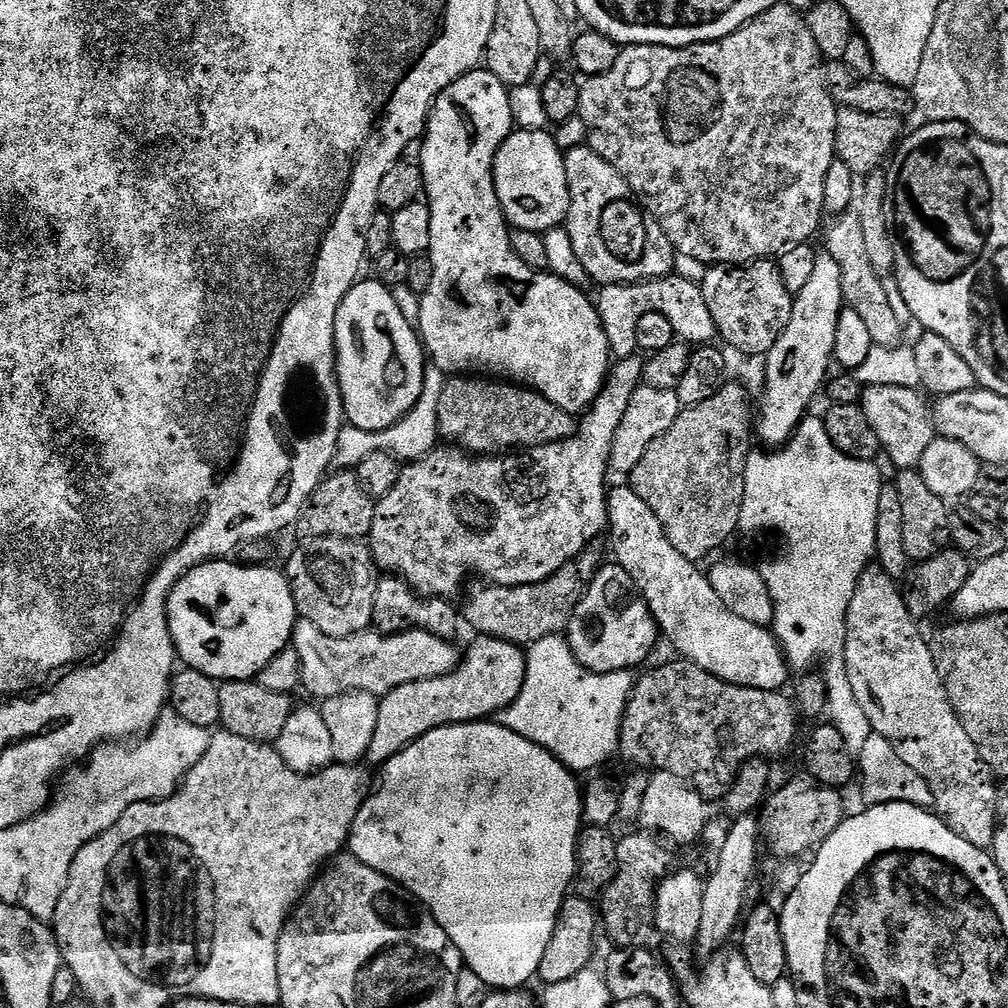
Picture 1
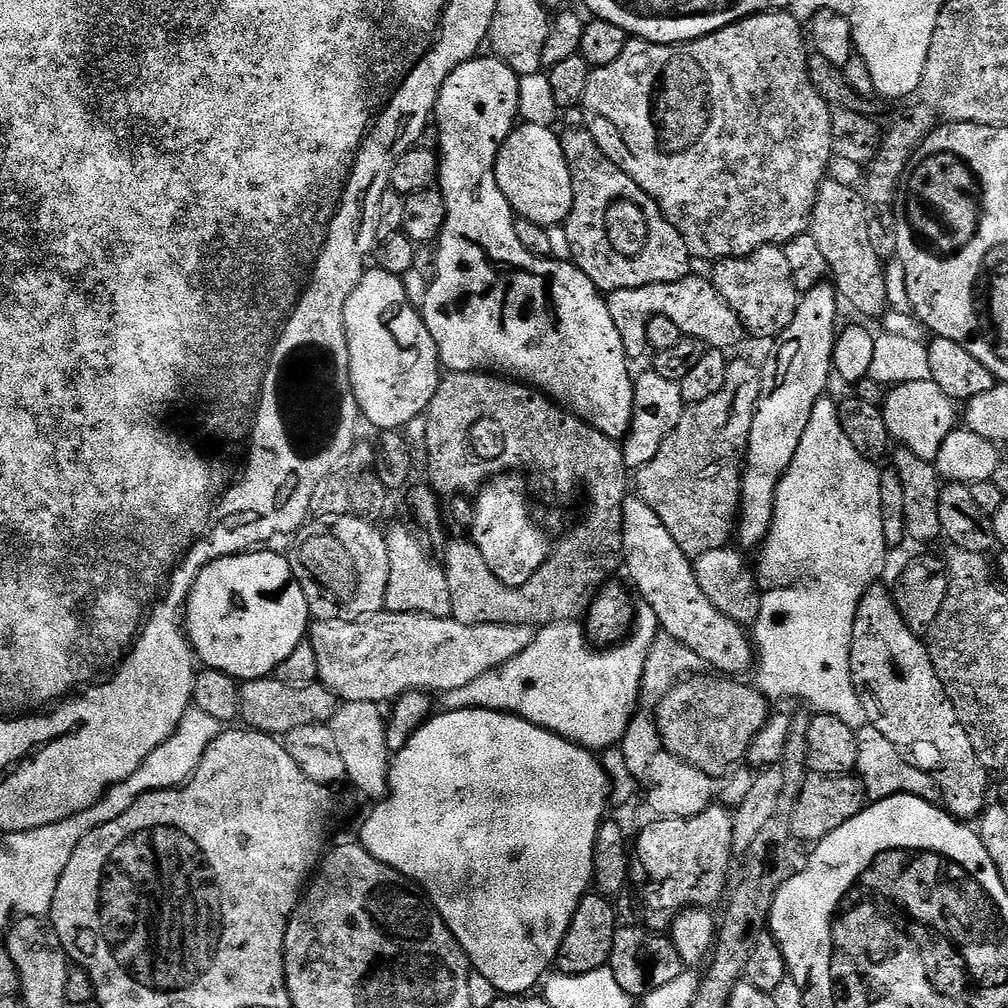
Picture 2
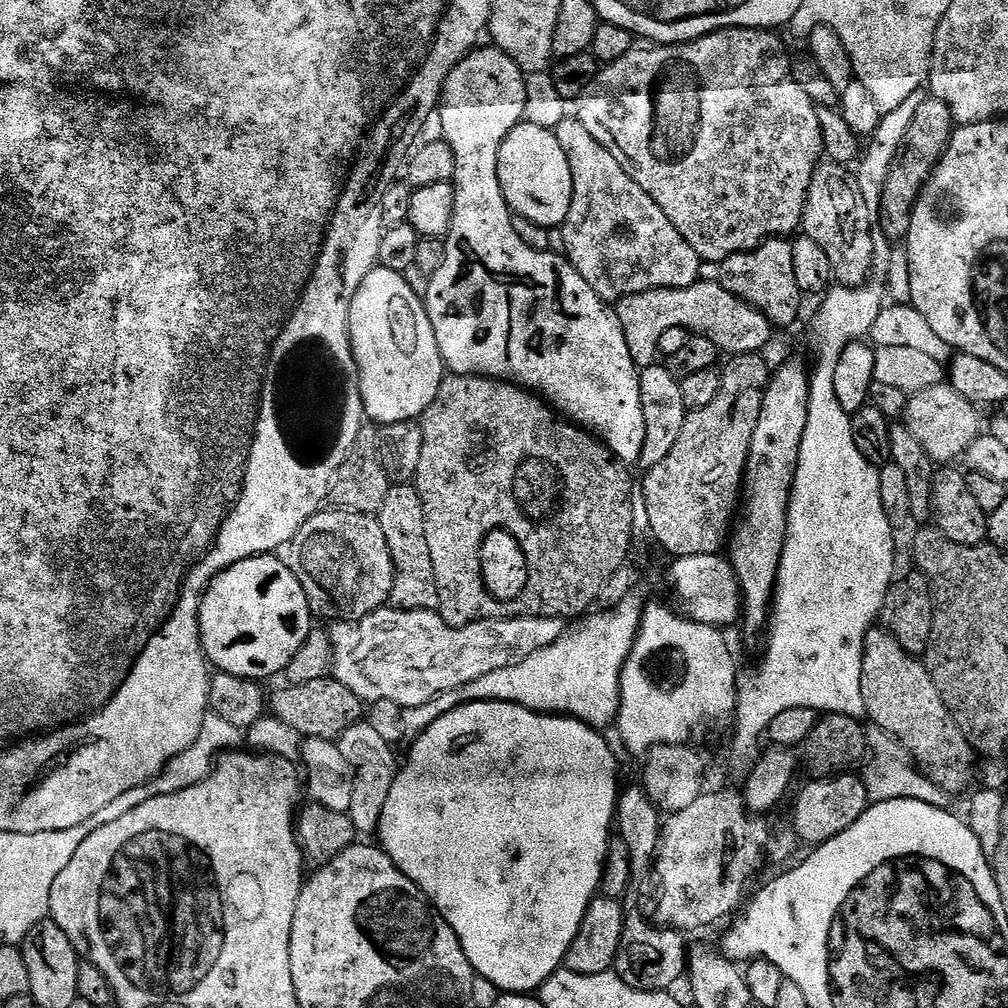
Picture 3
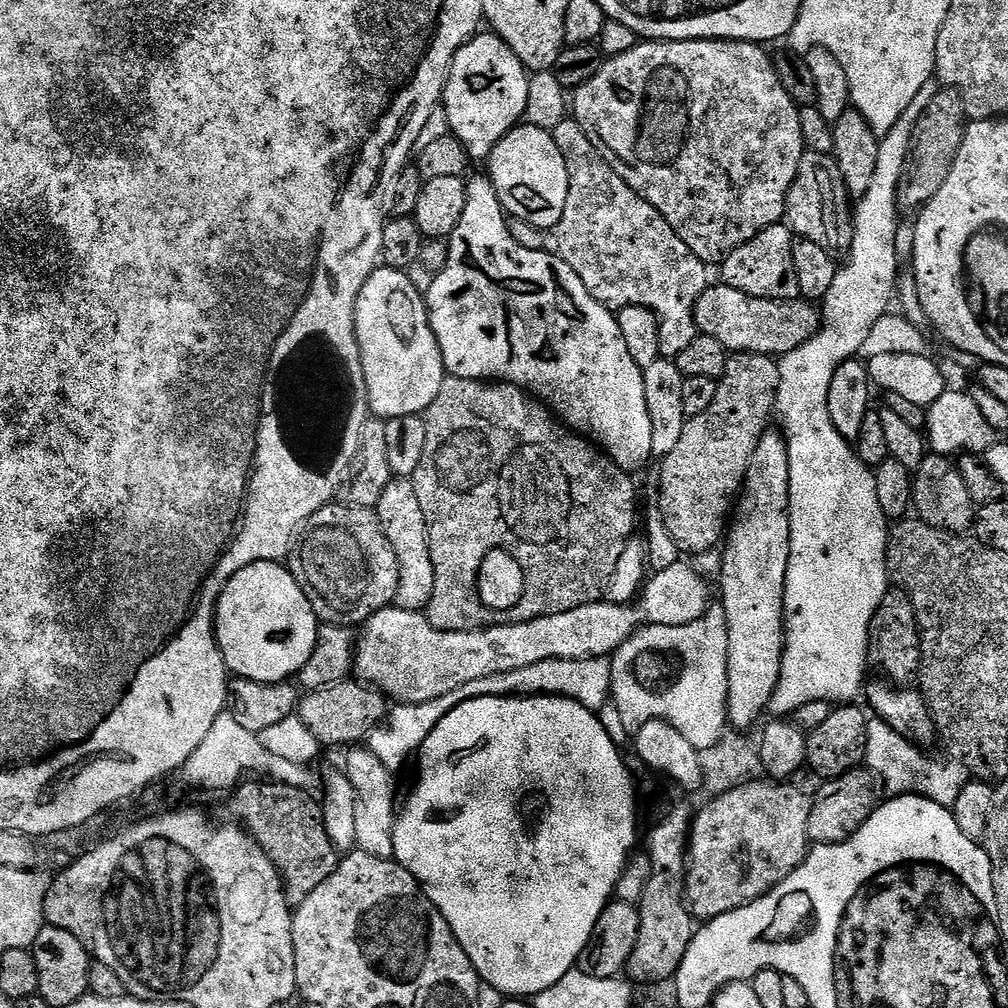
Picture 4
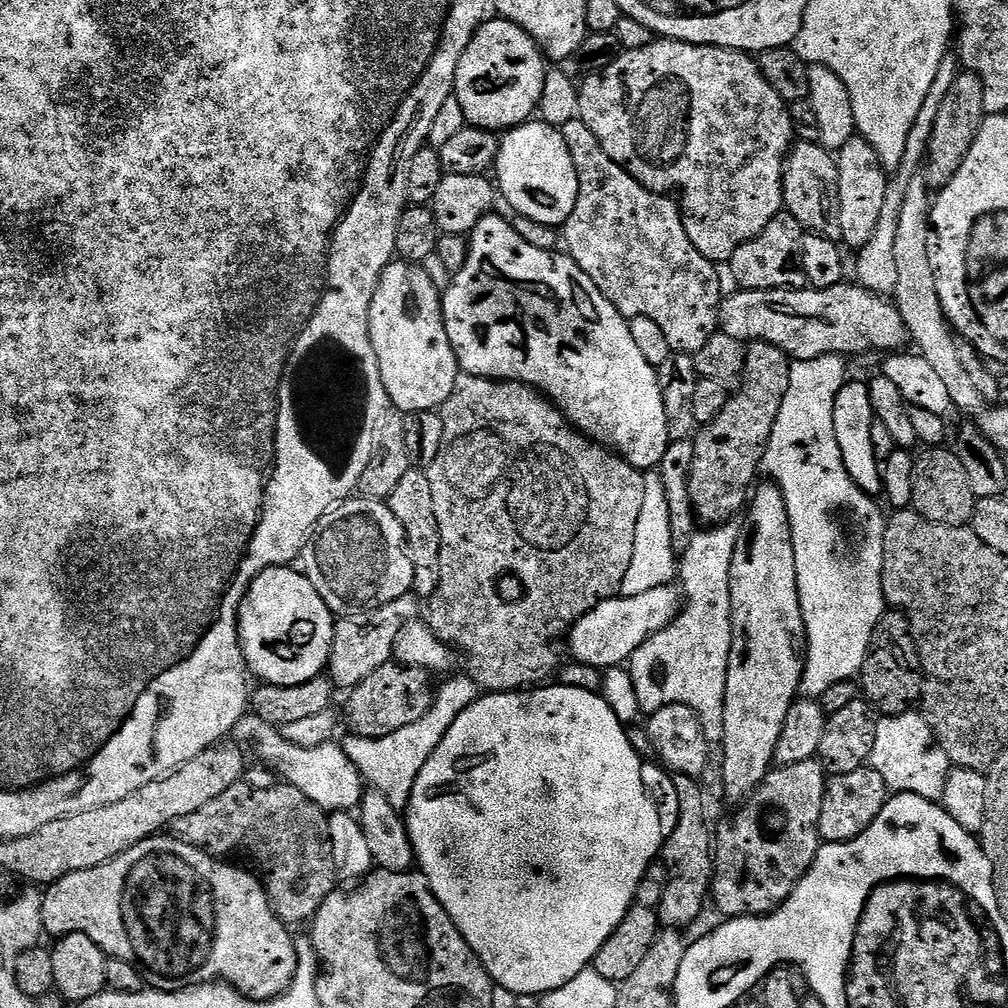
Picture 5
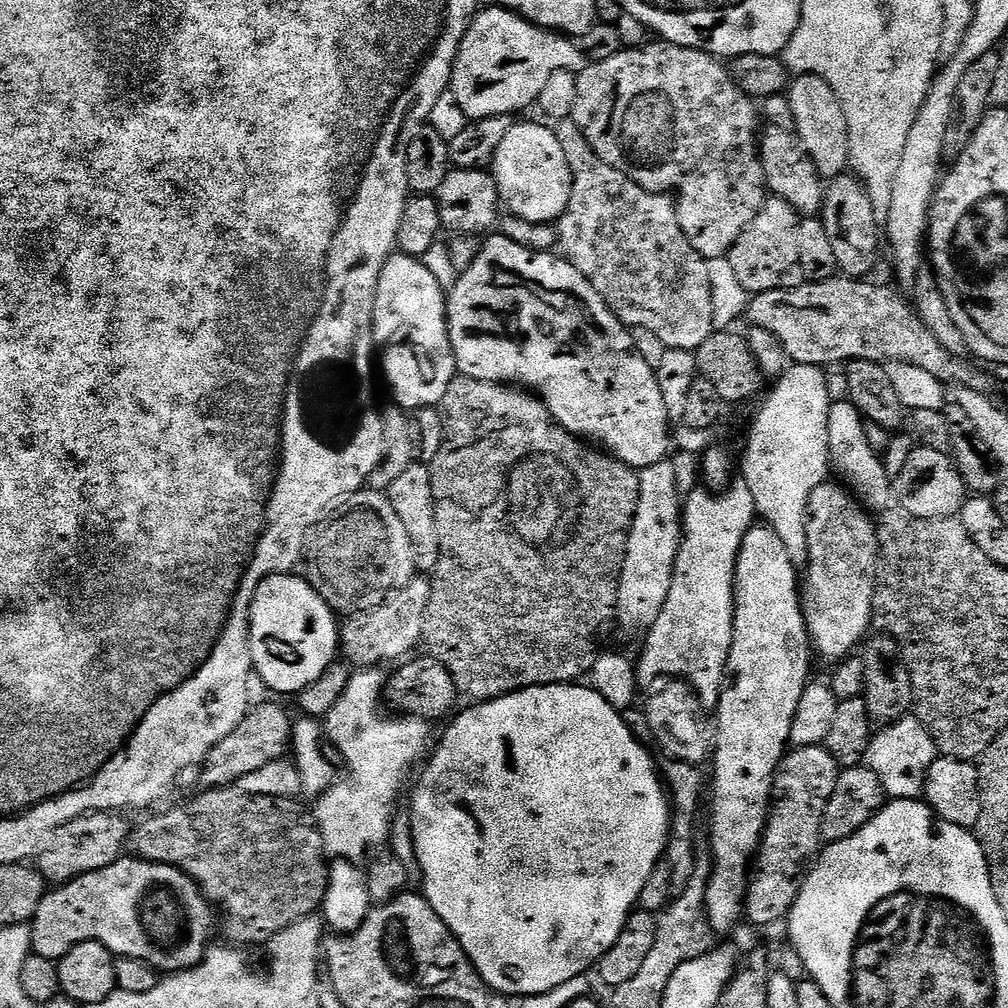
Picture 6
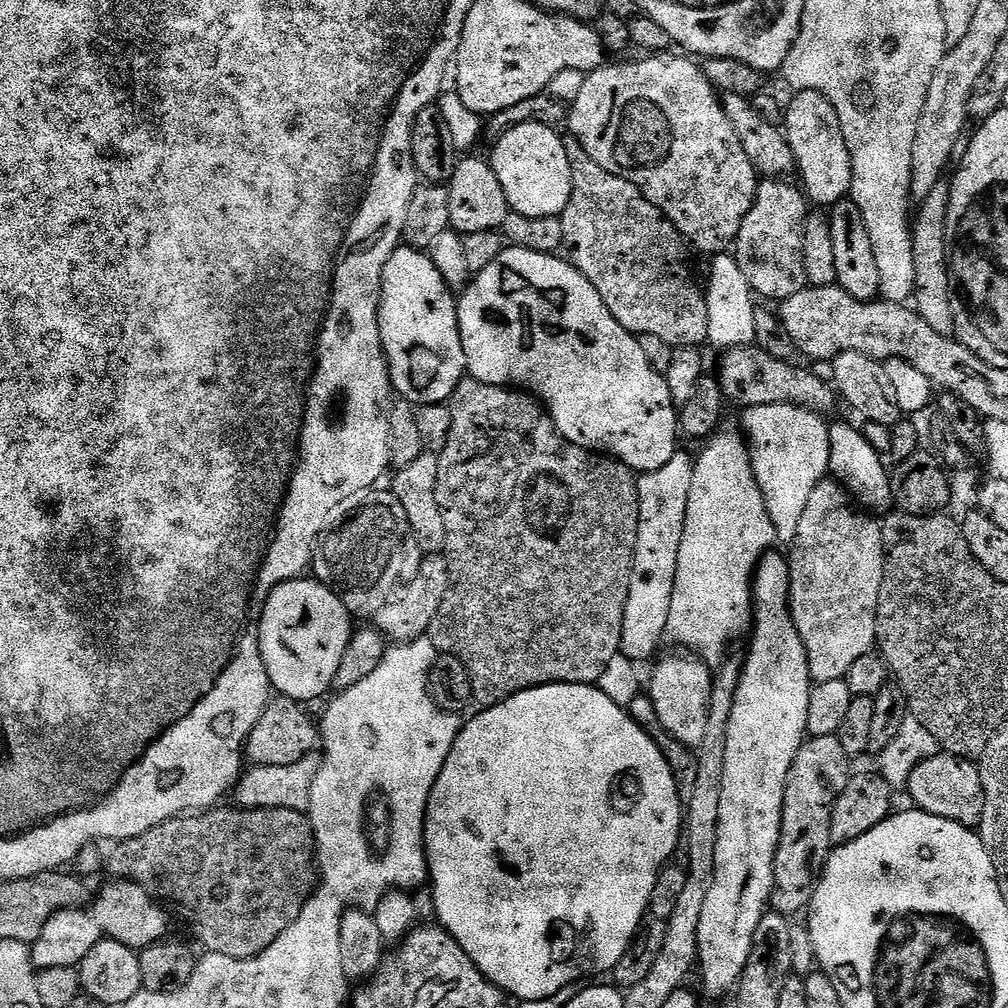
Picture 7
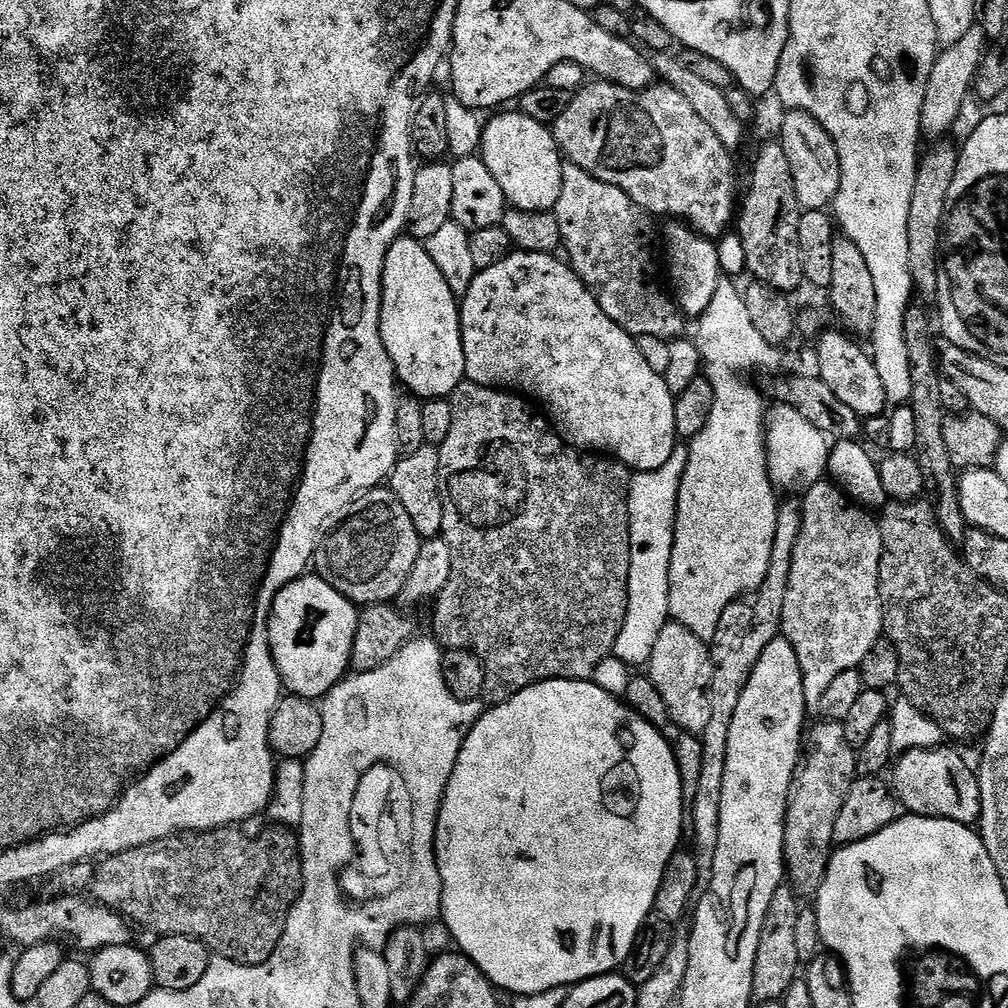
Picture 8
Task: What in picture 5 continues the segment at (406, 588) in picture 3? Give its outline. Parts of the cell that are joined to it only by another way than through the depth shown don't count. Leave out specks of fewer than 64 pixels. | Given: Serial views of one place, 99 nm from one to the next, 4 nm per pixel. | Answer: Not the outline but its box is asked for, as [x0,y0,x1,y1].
[386,470,440,598]

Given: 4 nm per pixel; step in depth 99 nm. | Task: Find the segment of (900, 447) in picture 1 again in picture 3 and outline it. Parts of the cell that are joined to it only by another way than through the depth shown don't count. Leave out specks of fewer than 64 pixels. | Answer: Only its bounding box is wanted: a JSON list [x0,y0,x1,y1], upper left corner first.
[903,382,982,466]

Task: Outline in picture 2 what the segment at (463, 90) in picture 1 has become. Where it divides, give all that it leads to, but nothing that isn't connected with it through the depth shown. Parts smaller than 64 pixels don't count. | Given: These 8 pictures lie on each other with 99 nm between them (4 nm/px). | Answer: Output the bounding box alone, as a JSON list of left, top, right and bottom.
[422,54,634,442]

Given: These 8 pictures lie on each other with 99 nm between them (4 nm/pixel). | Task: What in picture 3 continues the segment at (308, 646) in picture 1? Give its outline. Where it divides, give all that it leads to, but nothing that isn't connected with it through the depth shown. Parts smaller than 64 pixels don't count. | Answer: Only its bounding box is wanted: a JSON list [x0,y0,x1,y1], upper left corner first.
[330,606,566,710]

